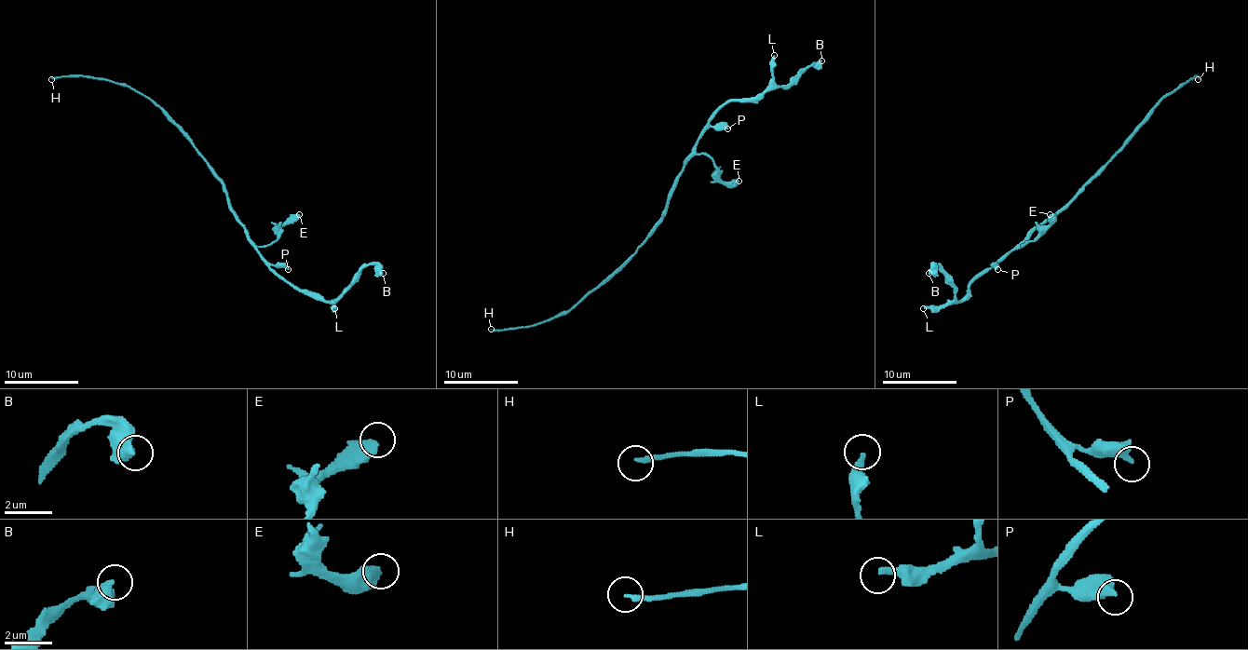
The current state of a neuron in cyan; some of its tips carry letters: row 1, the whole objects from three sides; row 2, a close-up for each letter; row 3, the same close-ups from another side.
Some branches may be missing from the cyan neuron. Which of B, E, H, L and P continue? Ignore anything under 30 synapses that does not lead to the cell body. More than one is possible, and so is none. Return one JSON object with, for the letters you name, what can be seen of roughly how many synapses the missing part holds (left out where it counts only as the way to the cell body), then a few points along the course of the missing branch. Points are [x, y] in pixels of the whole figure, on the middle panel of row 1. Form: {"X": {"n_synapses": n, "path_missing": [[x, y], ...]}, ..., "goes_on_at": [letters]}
{"H": {"n_synapses": 200}, "goes_on_at": ["H"]}

